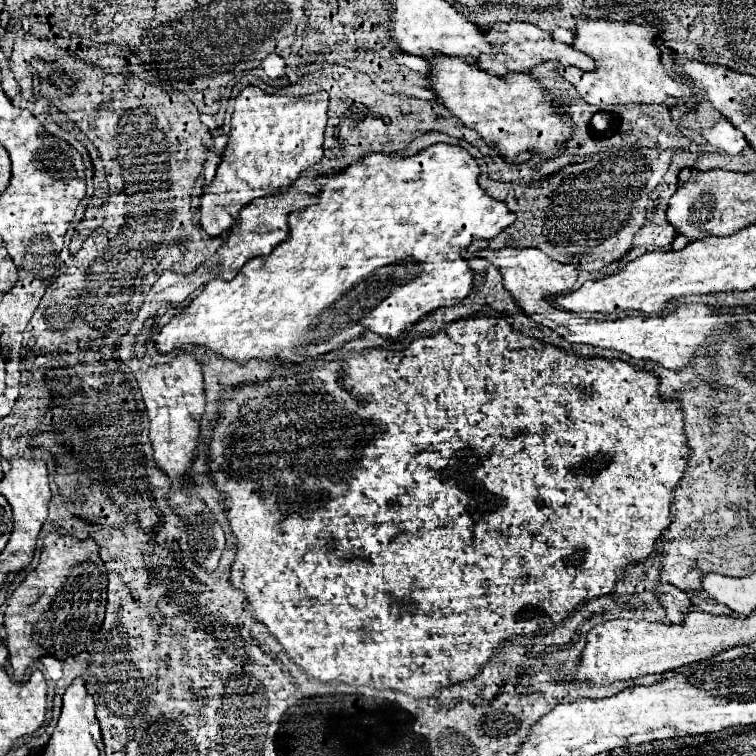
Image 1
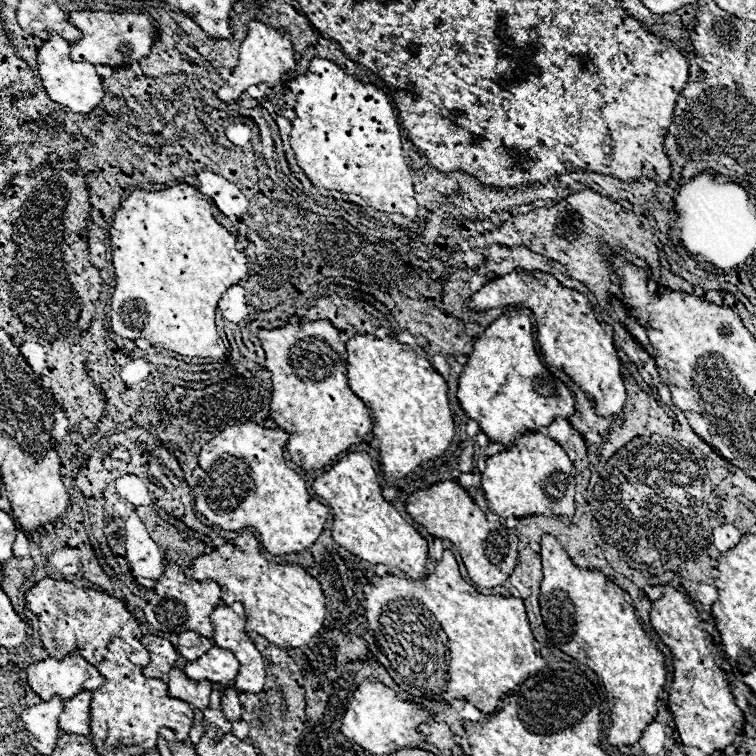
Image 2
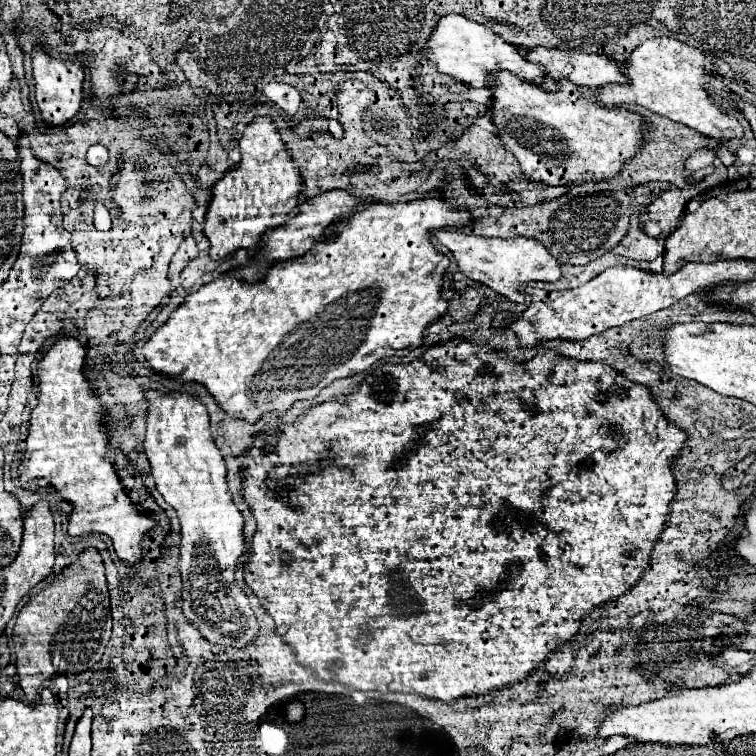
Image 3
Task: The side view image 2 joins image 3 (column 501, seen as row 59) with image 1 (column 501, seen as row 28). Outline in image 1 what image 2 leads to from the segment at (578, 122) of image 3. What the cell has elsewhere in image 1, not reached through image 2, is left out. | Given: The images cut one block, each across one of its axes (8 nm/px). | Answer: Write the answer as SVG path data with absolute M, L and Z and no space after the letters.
M434 56L430 64L434 66L430 82L438 100L442 100L468 128L476 130L484 142L494 146L508 162L524 164L534 154L552 160L564 152L566 142L572 138L574 122L564 118L564 112L554 106L552 96L530 74L512 72L504 78L496 78L476 64L450 56Z

